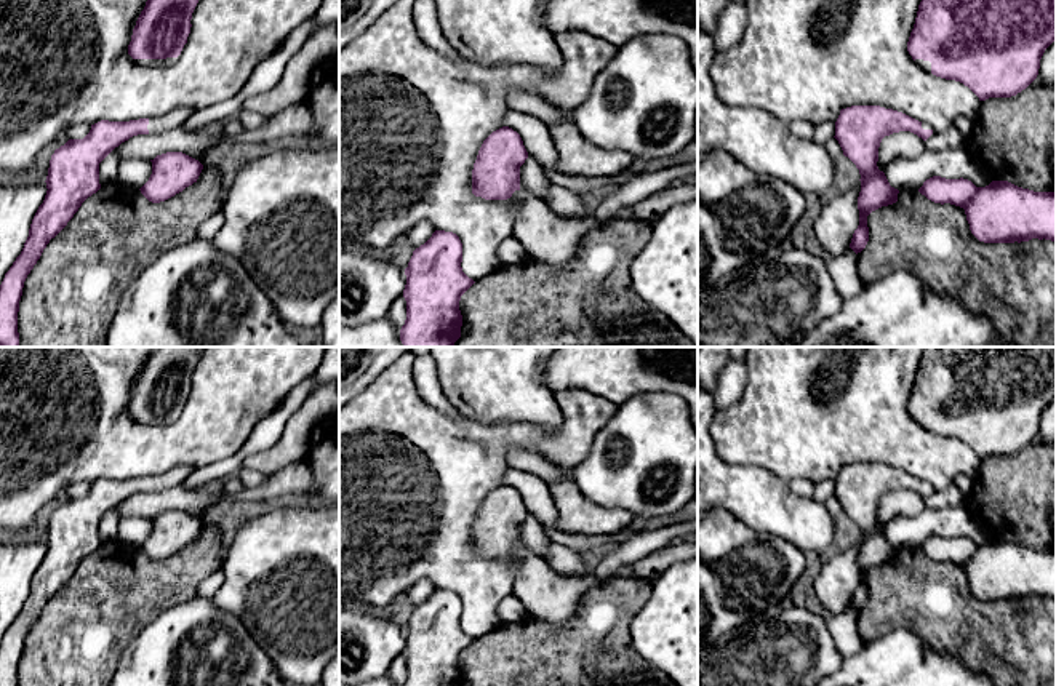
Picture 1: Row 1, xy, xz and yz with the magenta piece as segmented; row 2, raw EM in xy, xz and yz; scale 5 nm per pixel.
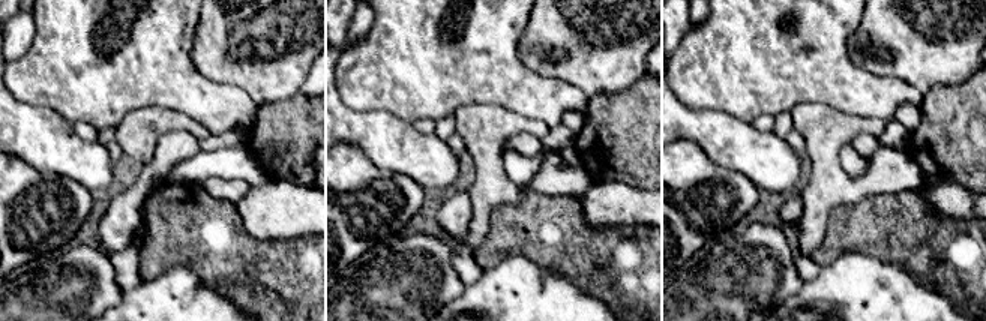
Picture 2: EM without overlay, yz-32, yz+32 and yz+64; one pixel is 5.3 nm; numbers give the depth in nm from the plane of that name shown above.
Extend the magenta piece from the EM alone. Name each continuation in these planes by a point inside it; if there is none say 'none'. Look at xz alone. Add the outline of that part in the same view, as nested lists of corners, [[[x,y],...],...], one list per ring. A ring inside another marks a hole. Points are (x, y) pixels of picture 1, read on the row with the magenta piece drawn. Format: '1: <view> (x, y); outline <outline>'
1: xz (551, 237); outline [[[515,190],[512,198],[520,201],[514,217],[515,237],[526,248],[531,259],[557,267],[573,261],[589,232],[613,221],[634,219],[634,206],[624,206],[603,221],[598,221],[594,214],[582,219],[570,219],[554,213],[542,200],[523,190]]]

